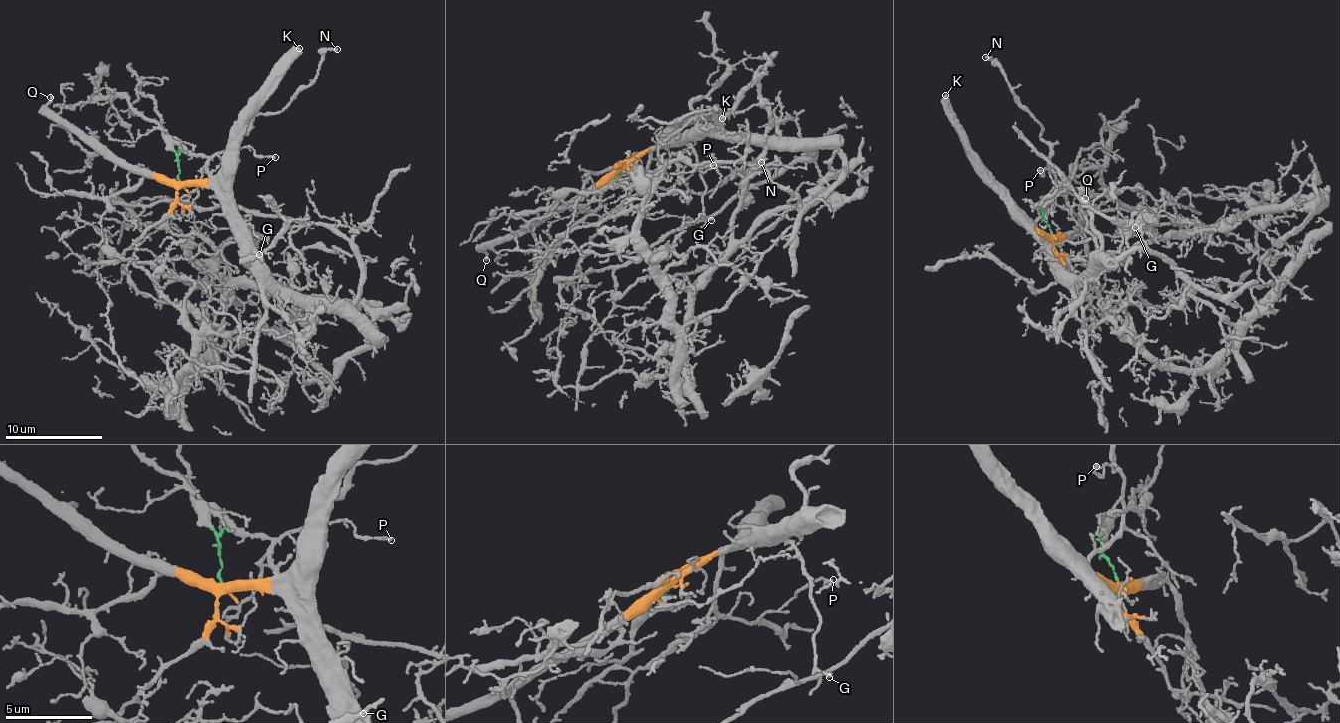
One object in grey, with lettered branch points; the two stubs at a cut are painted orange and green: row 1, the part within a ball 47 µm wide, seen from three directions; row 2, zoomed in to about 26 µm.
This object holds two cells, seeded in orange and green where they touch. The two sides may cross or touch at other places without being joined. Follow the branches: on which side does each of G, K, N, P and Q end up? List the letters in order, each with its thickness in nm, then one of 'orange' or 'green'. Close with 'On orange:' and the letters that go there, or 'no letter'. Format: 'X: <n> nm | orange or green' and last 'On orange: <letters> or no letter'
G: 150 nm | orange
K: 550 nm | orange
N: 220 nm | orange
P: 170 nm | orange
Q: 180 nm | orange
On orange: G, K, N, P, Q

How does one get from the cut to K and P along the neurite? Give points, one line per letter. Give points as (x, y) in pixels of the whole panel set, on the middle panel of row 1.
K: (622, 167), (644, 153), (663, 132), (723, 117)
P: (622, 167), (649, 150), (648, 183), (667, 188), (684, 181), (695, 169), (712, 165)

